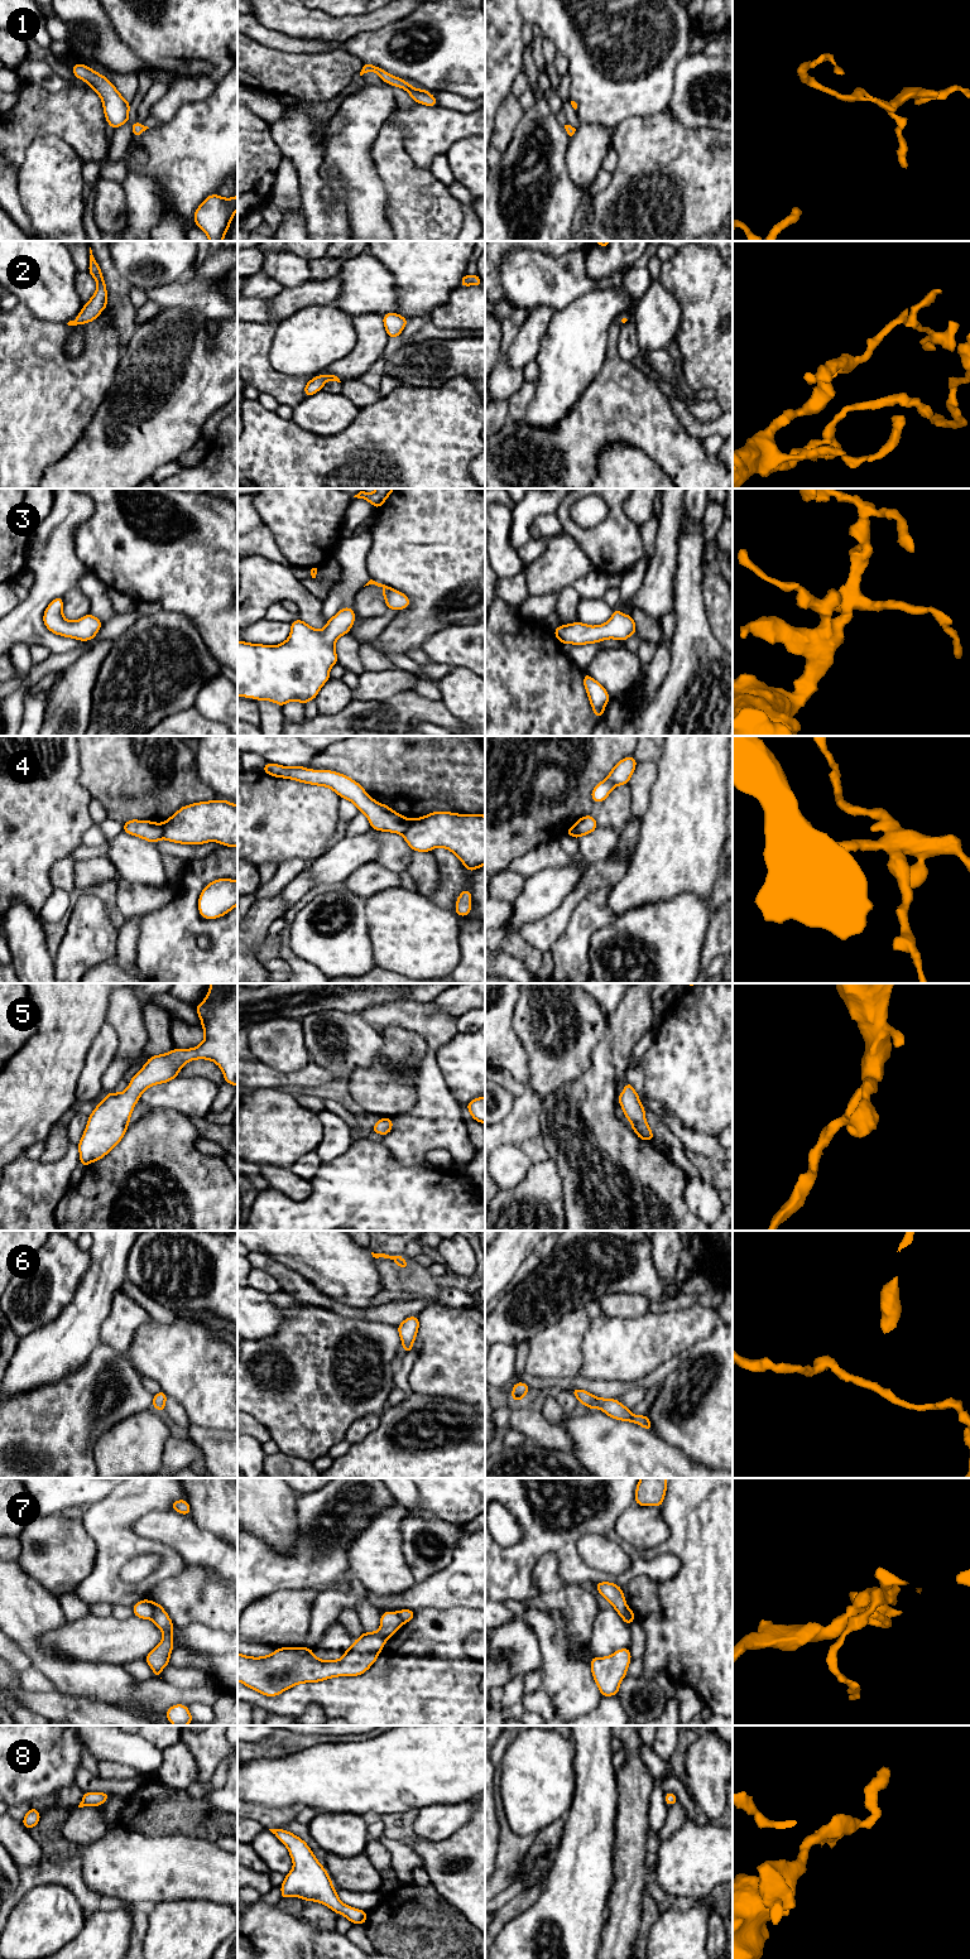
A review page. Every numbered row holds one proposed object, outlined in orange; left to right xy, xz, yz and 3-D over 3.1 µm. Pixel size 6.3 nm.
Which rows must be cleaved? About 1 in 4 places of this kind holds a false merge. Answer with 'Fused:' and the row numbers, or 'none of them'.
Fused: 4, 7

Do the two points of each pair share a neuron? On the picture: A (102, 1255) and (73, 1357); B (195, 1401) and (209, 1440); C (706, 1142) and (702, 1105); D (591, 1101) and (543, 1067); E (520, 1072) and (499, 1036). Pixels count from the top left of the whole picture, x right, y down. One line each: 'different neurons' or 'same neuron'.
A: same neuron
B: different neurons
C: different neurons
D: different neurons
E: same neuron

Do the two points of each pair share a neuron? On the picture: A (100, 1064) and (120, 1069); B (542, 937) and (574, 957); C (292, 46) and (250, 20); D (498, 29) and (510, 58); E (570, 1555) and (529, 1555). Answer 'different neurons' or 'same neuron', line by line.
A: different neurons
B: different neurons
C: same neuron
D: same neuron
E: same neuron

